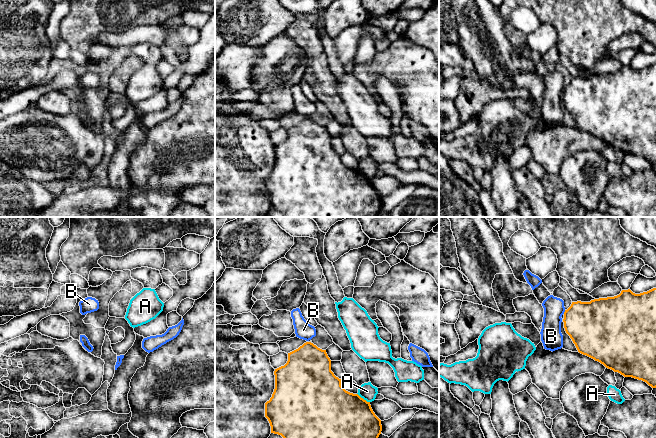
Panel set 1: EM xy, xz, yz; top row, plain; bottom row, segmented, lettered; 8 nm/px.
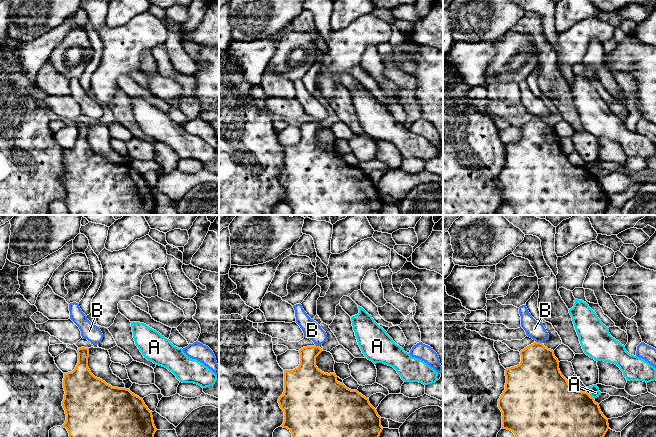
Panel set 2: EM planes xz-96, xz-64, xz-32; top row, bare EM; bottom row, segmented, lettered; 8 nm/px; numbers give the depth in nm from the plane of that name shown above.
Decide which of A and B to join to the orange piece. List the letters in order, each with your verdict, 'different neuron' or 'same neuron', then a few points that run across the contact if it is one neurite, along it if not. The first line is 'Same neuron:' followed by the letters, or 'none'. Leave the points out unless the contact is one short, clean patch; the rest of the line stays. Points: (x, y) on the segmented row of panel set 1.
Same neuron: none
A: different neuron
B: different neuron; line yz (565, 310), (563, 313)

